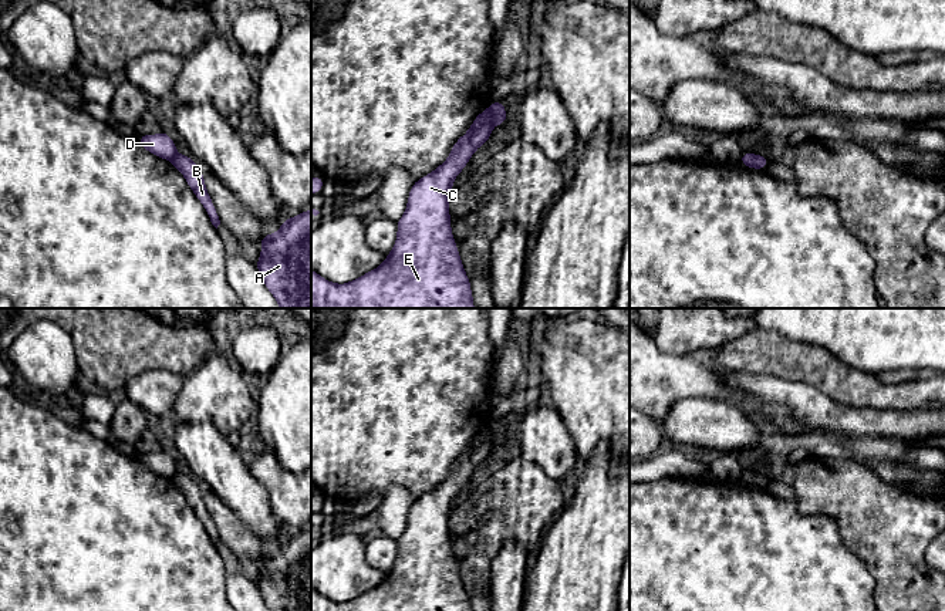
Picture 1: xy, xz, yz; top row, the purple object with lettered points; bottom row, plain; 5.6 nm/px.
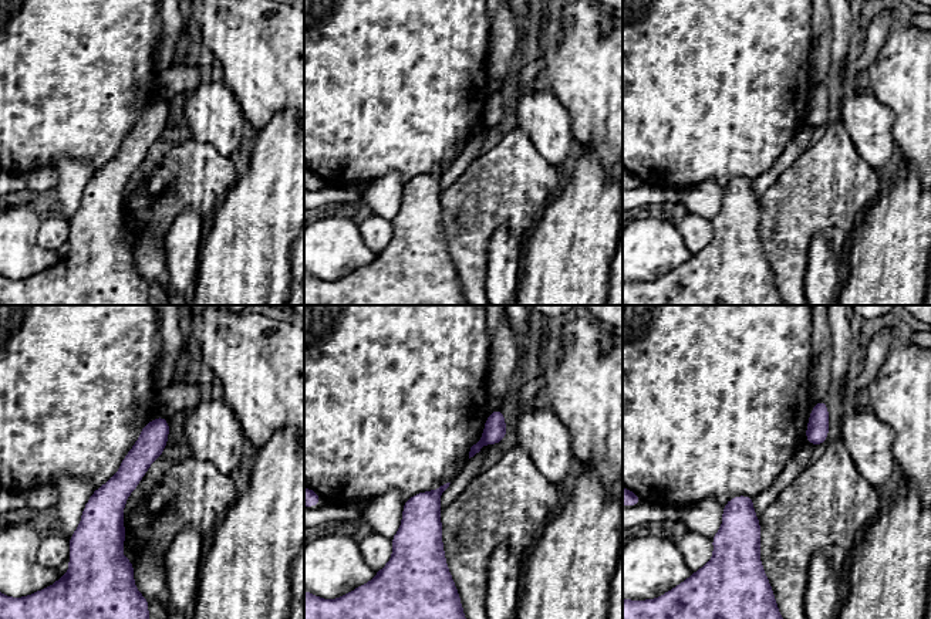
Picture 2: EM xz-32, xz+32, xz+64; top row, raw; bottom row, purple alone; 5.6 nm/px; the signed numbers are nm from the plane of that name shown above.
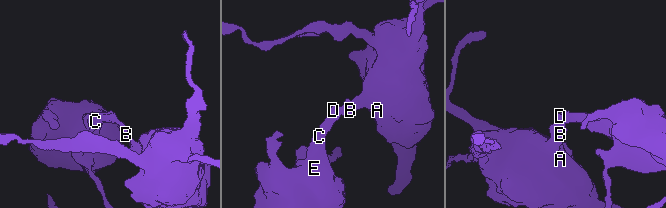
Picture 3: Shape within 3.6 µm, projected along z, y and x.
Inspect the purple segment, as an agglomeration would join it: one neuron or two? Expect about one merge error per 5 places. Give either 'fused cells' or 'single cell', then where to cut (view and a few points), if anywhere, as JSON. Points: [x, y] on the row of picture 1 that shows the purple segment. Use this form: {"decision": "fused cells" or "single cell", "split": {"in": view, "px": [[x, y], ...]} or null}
{"decision": "fused cells", "split": {"in": "xz", "px": [[489, 107], [493, 122]]}}

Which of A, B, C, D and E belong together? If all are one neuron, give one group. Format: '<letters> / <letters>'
A B / C D E

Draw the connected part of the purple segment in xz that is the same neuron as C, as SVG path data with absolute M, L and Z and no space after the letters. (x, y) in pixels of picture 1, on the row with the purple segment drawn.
M489 107L453 144L449 158L412 185L406 210L396 222L395 246L379 267L347 284L331 283L311 269L311 308L475 308L469 277L452 236L449 196L455 178L475 151L489 141L492 129Z

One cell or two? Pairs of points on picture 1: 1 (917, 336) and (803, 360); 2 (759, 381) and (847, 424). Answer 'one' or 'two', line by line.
1: two
2: one

